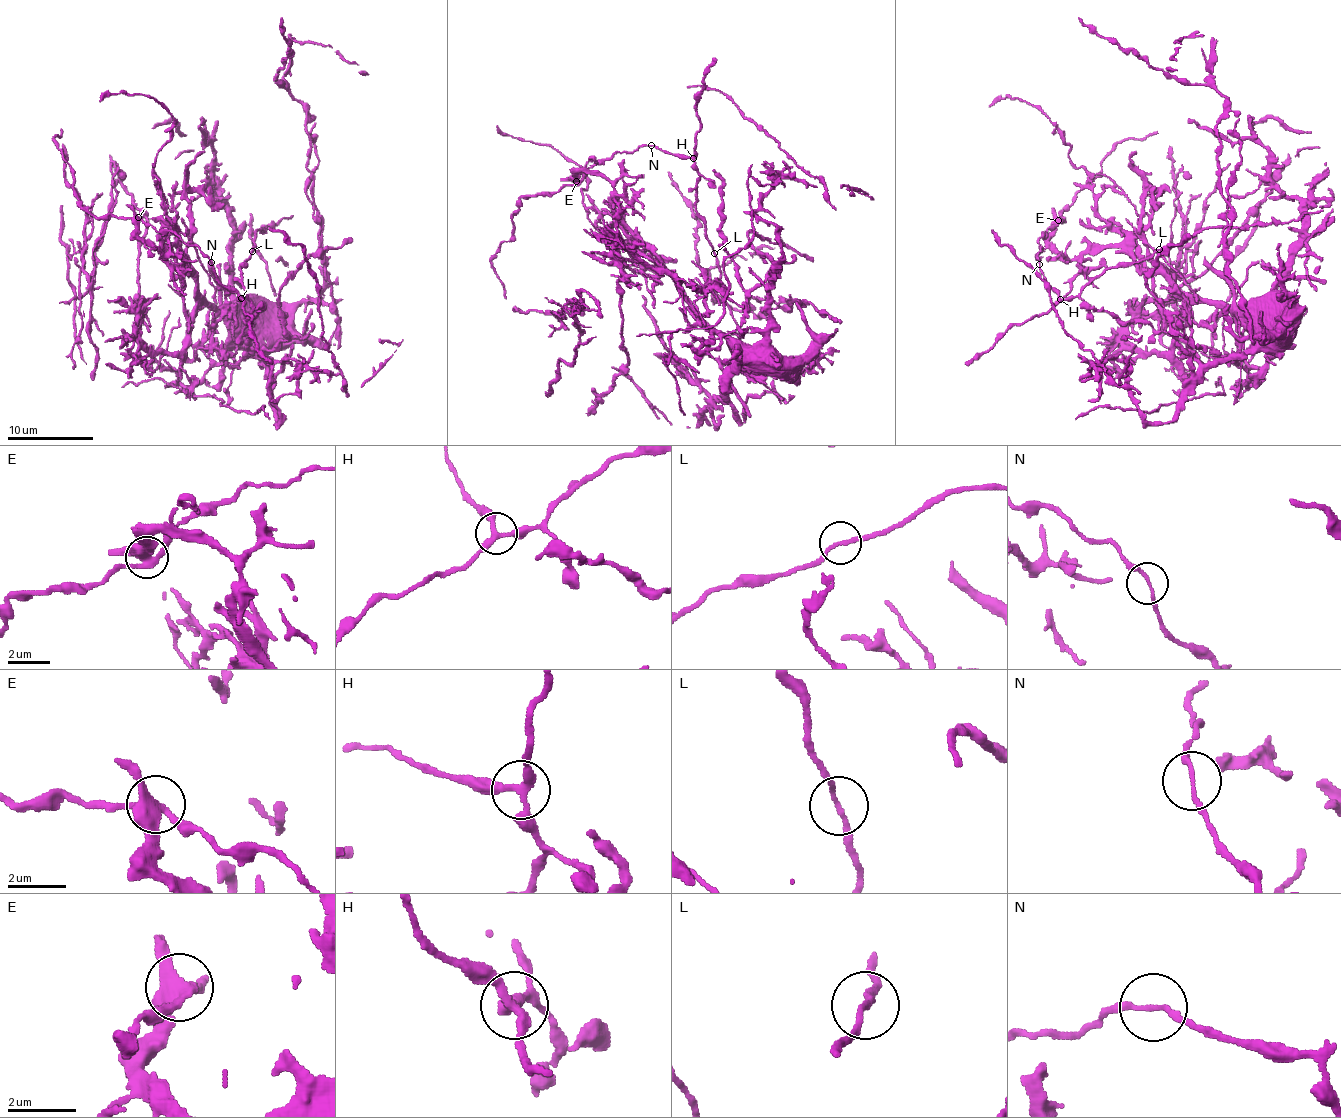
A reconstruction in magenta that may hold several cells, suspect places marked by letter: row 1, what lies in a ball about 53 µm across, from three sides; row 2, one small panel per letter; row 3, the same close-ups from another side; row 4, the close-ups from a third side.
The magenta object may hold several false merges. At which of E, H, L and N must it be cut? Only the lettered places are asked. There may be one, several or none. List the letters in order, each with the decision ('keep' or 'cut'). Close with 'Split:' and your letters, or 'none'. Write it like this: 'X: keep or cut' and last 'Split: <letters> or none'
E: cut
H: keep
L: cut
N: keep
Split: E, L

